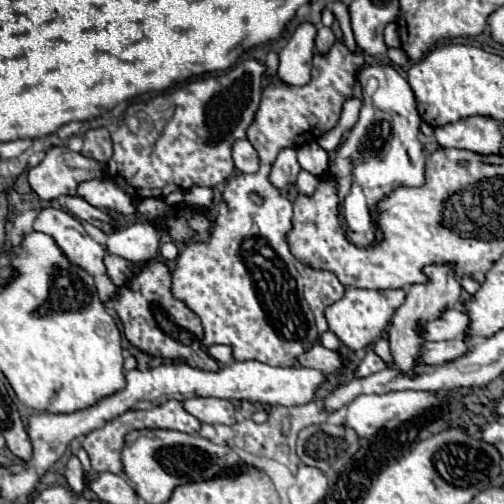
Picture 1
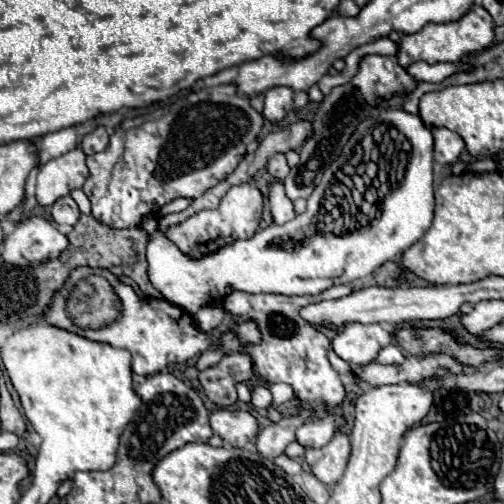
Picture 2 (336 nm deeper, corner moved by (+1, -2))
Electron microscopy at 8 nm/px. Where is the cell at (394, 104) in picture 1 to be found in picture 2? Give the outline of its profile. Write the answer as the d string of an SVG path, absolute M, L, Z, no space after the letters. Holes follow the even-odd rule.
M387 108L375 112L369 122L361 122L349 142L345 144L341 156L323 172L321 184L313 190L307 200L307 210L293 222L283 226L267 226L259 230L253 238L235 240L207 254L199 260L185 256L177 244L173 244L165 232L157 228L158 217L147 216L142 228L149 234L147 242L147 262L149 280L165 296L167 302L183 308L187 314L197 314L211 300L221 300L233 290L243 290L251 294L273 292L287 296L319 294L333 284L345 284L363 278L377 270L387 260L395 260L409 246L413 246L431 226L435 210L433 180L433 136L431 130L421 122L419 116L405 110Z

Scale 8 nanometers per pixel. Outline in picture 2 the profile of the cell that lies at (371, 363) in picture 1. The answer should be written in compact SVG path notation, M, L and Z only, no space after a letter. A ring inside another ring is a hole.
M389 344L389 346L385 346L385 348L379 350L379 354L377 354L375 360L377 360L379 364L401 364L405 358L403 358L399 346Z

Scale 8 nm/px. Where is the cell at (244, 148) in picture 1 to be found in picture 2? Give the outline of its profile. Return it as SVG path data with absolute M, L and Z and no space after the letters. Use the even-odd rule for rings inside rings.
M285 154L271 156L271 158L269 158L269 164L267 164L267 172L269 172L273 178L283 180L283 178L289 174L289 166L287 166L287 160L285 160Z

